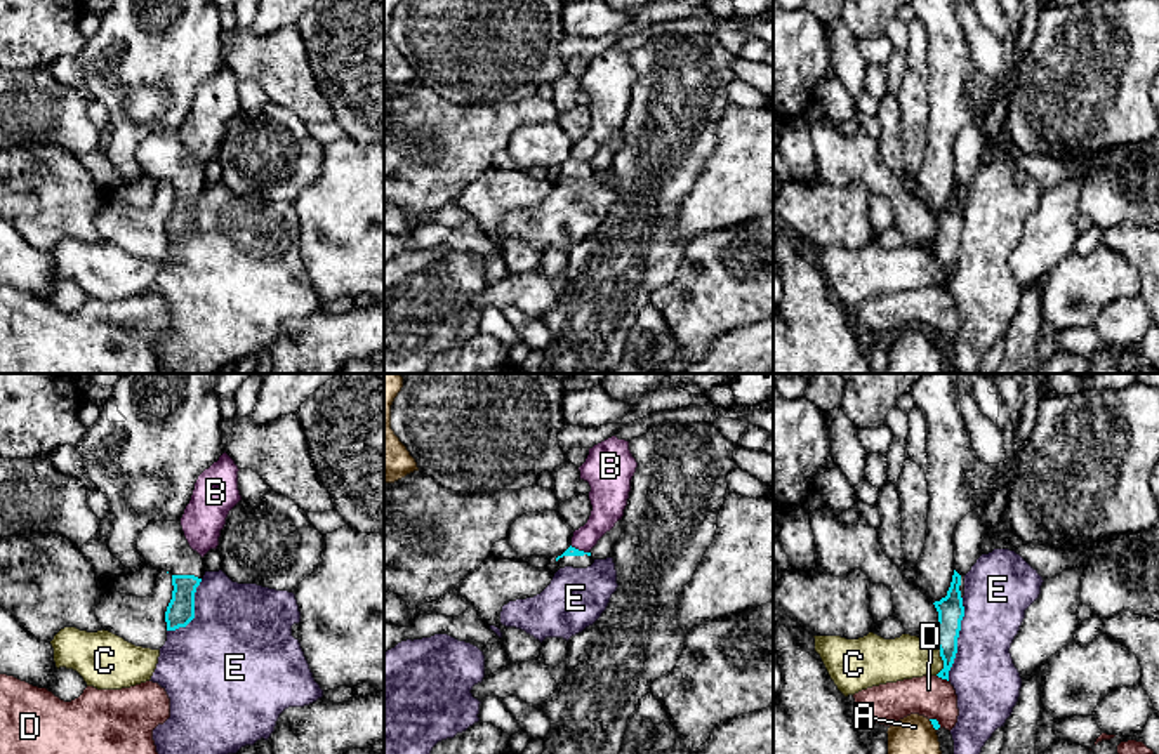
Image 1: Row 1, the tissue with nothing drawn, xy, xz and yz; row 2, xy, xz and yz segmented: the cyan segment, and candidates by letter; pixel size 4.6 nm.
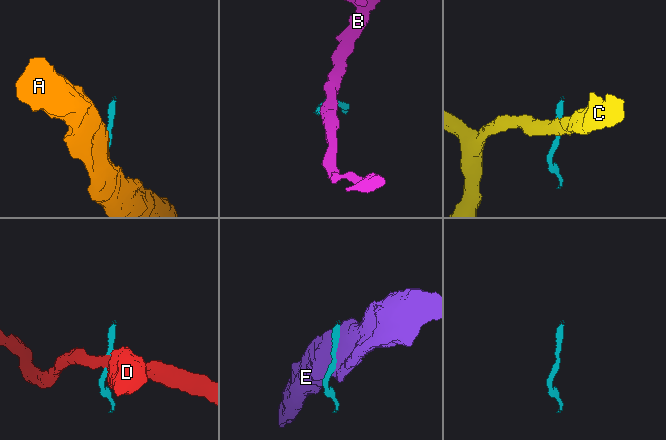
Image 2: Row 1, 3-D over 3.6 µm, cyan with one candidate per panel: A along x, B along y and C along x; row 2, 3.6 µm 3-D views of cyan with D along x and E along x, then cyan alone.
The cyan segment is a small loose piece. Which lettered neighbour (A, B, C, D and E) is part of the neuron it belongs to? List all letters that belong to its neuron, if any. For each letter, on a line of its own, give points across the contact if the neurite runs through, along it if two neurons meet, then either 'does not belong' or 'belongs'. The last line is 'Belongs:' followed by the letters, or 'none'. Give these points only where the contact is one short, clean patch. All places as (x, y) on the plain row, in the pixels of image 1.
A: does not belong
B: border xz (570, 157), (588, 164); does not belong
C: border yz (933, 252), (942, 271), (942, 280), (937, 285); does not belong
D: border yz (937, 285), (947, 292); does not belong
E: does not belong
Belongs: none

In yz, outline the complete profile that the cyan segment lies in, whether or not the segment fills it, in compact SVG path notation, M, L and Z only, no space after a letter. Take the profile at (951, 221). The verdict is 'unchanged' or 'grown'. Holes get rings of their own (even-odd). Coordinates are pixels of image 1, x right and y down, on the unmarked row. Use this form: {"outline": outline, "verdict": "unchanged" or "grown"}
{"outline": "M1010 94L1001 97L992 109L971 123L968 123L954 139L954 186L947 207L935 212L938 222L935 255L940 261L944 280L937 285L949 292L949 281L957 264L957 248L961 241L961 231L964 228L964 217L961 208L961 188L966 186L977 170L982 167L982 151L987 139L1004 134L1004 122L1008 115Z", "verdict": "grown"}

